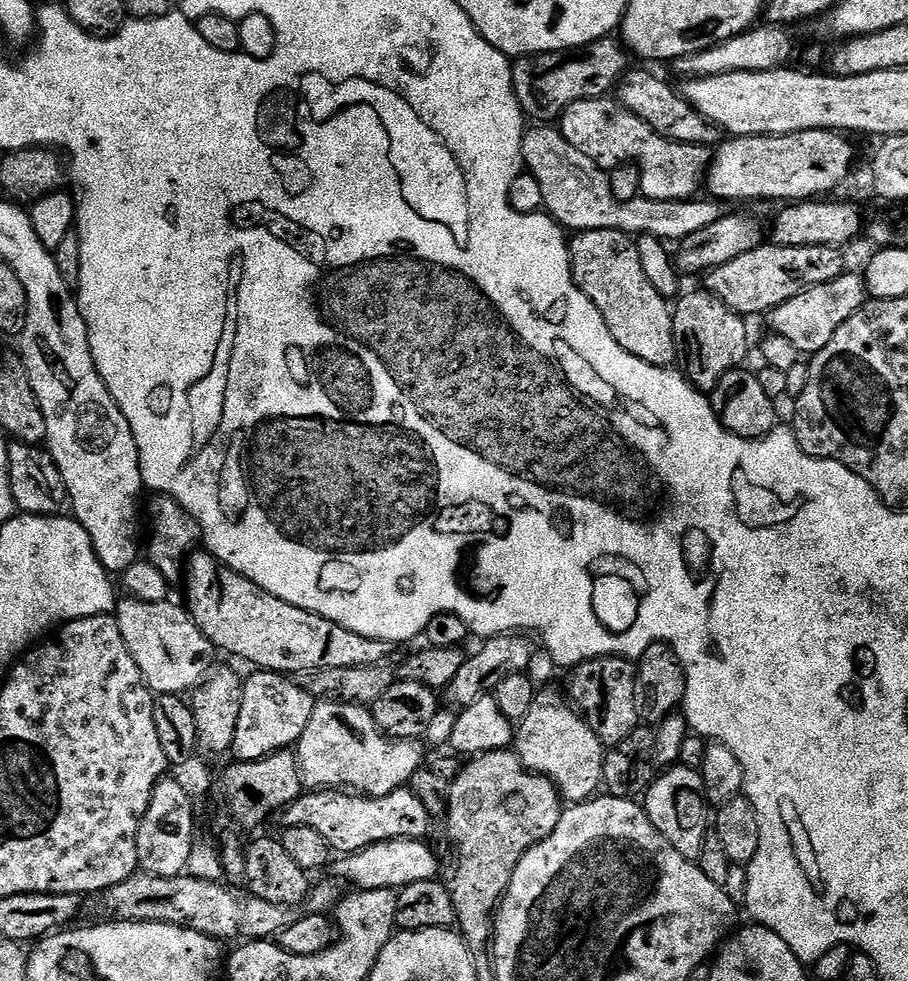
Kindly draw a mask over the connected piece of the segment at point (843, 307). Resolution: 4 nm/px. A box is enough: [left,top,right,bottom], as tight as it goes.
[767,270,866,354]

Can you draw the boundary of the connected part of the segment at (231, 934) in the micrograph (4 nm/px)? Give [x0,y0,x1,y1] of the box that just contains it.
[103,871,301,942]

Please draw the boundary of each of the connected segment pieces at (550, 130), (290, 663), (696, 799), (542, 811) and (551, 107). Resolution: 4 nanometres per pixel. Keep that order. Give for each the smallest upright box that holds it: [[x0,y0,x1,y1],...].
[[520,126,726,242],[182,550,394,674],[642,766,710,861],[446,751,560,953],[512,38,630,122]]

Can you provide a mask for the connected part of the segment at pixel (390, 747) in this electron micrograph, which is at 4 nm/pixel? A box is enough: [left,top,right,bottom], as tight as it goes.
[294,700,426,798]

